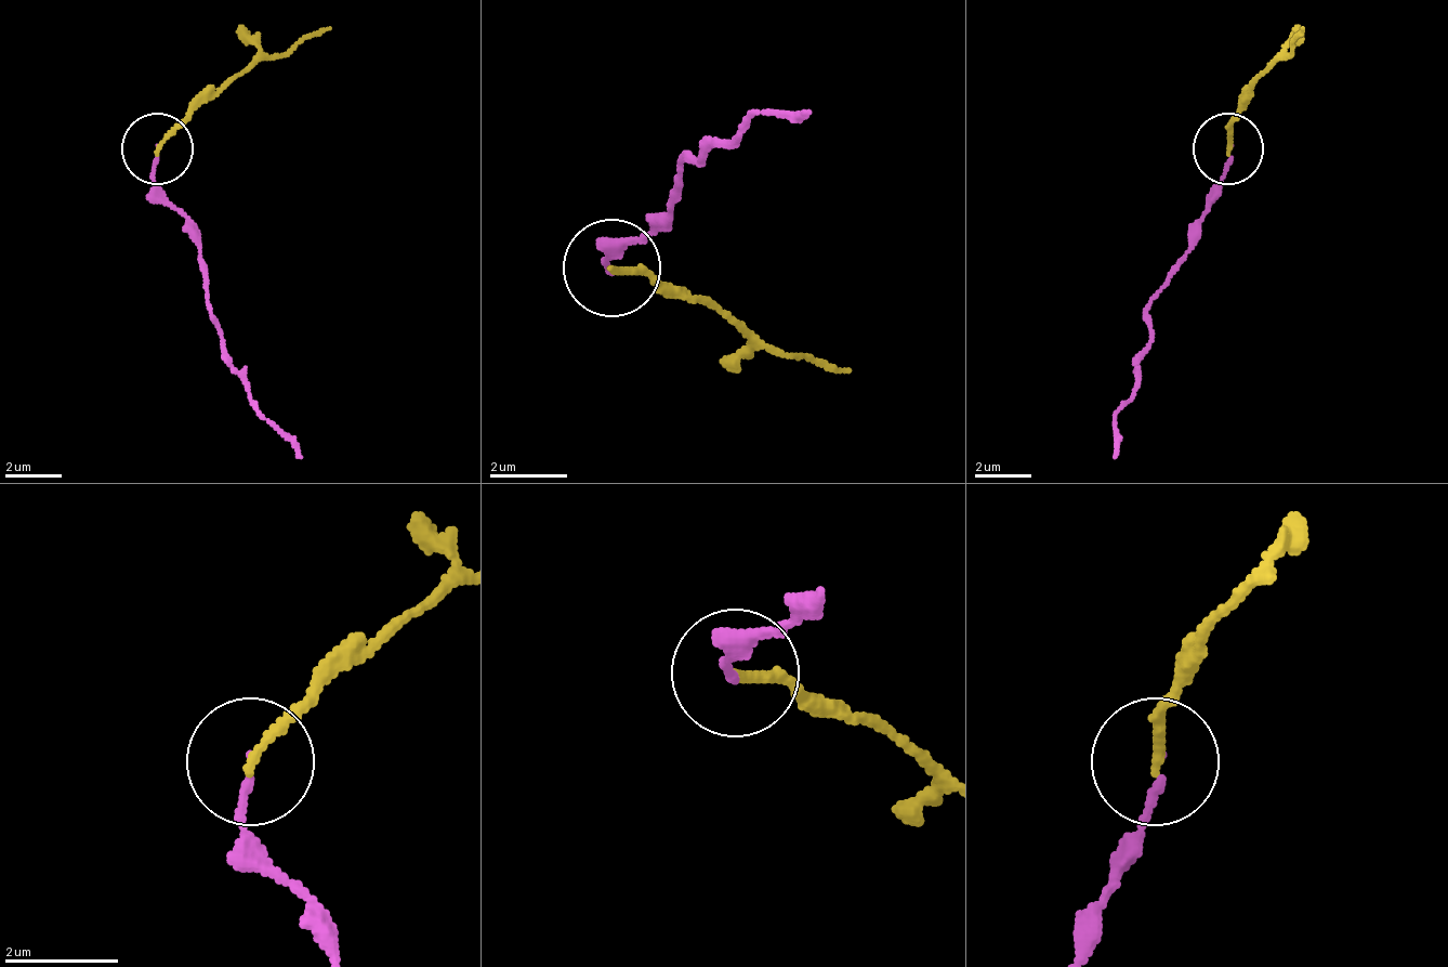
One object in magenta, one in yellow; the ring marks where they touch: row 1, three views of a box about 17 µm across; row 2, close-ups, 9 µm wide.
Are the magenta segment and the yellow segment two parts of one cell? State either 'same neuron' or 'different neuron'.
different neuron

